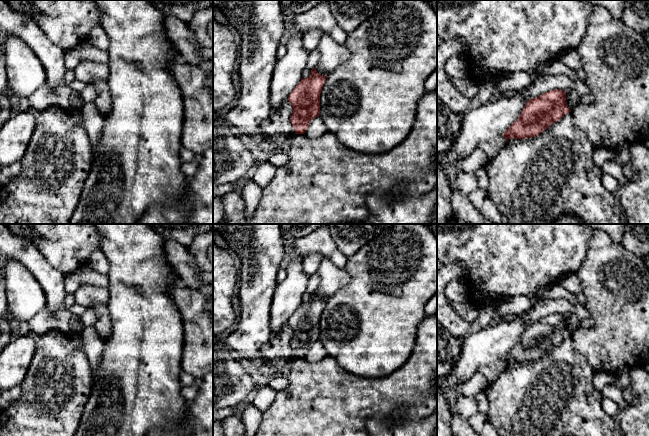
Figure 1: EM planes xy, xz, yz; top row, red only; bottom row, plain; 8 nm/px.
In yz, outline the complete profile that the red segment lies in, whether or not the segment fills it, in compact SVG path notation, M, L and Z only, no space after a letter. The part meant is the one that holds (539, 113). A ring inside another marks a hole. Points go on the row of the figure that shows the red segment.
M574 89L550 90L531 98L526 102L518 119L503 133L506 142L510 138L526 139L538 136L571 112L579 104L579 99L580 95Z

